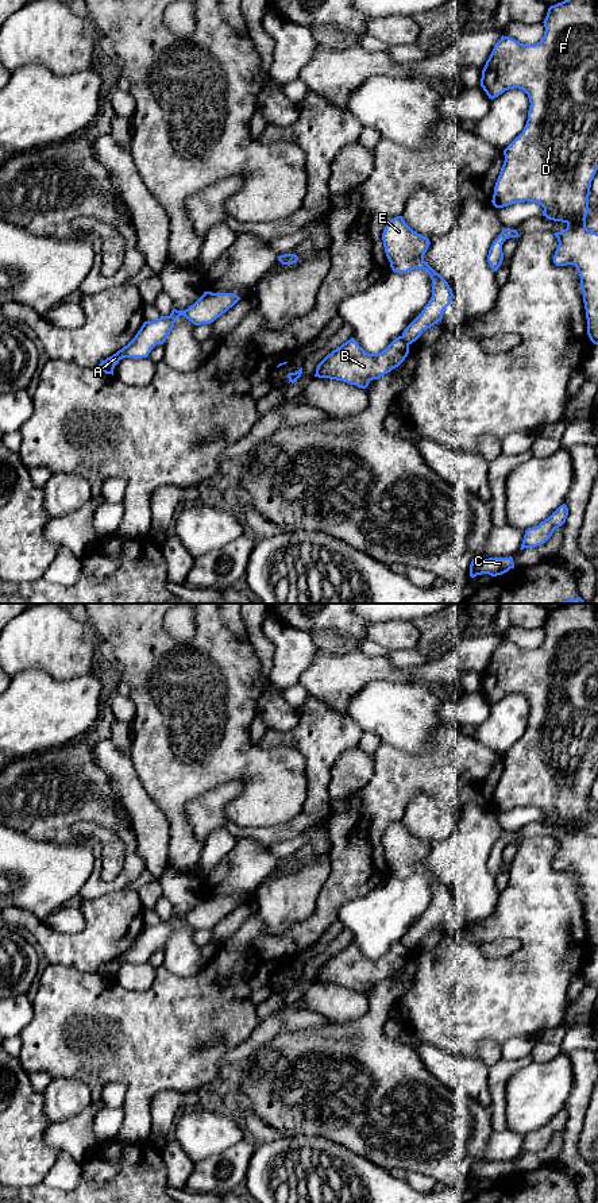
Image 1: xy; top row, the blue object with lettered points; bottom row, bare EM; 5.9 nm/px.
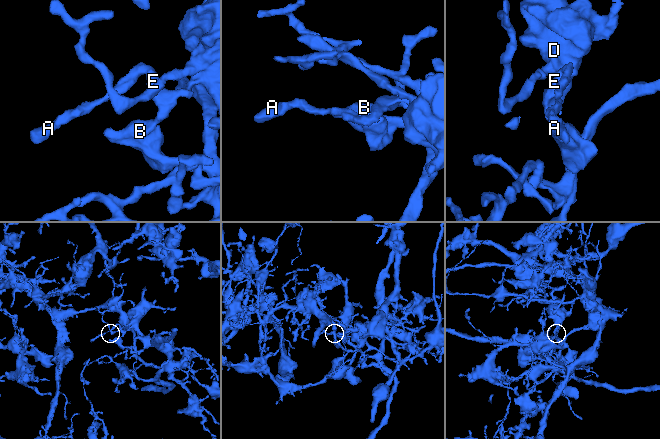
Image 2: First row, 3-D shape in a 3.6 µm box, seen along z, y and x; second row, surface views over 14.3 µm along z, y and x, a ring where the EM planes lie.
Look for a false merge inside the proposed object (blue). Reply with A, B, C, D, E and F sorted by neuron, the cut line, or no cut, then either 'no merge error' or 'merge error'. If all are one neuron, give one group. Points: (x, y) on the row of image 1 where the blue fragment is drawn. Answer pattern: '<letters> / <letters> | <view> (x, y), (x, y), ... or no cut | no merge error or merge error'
A D E F / B C | xy (401, 336), (408, 344) | merge error

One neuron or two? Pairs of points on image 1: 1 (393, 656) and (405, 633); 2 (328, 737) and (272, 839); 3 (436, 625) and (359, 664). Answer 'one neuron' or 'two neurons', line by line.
1: two neurons
2: one neuron
3: two neurons

